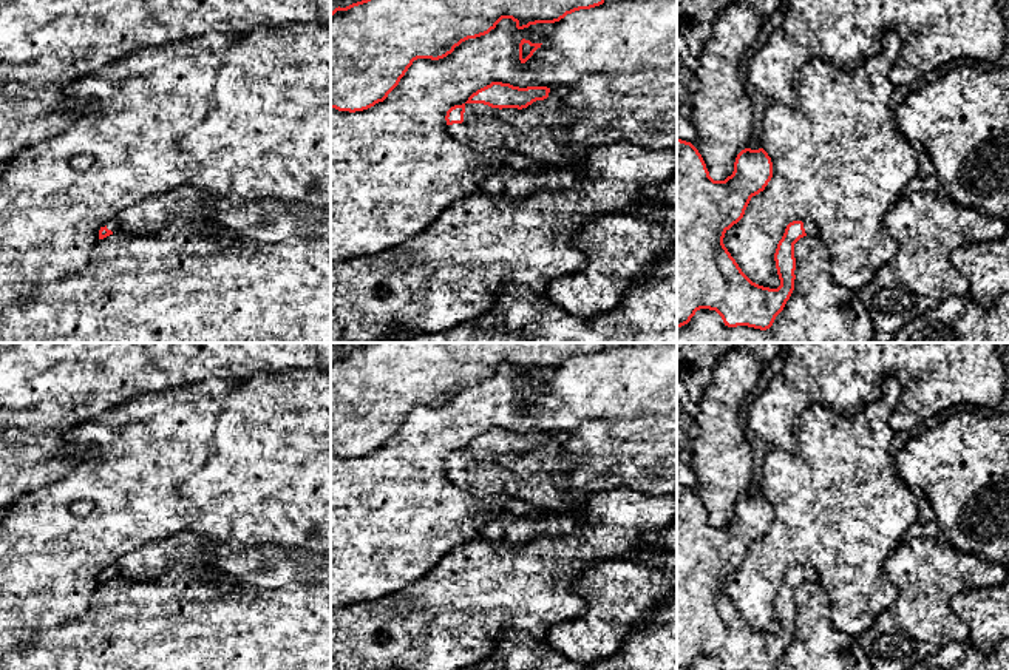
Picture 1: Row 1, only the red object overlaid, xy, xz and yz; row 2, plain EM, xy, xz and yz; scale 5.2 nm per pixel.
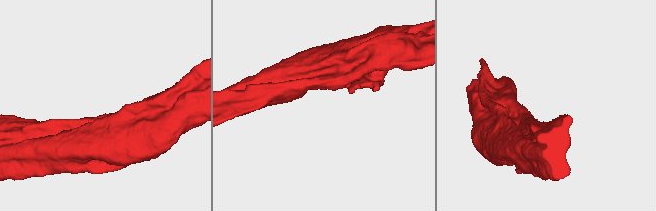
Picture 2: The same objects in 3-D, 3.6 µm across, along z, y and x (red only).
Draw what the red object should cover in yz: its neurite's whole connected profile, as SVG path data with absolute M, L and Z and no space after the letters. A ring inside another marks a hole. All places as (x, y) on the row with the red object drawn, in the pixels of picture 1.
M677 137L677 327L691 321L700 309L715 310L725 326L748 326L766 330L783 310L794 290L794 244L803 236L814 236L817 227L793 221L777 244L774 261L780 286L769 289L753 283L739 267L723 244L725 233L737 224L753 196L765 190L773 178L773 162L763 148L742 150L734 171L725 181L714 181L698 150Z

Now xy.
M182 185L170 193L145 198L125 208L116 219L99 230L99 239L114 232L141 236L164 228L172 218L198 218L204 201L201 191L192 185Z

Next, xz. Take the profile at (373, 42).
M362 0L331 12L331 108L363 111L383 102L417 59L439 60L468 39L488 34L502 19L511 19L518 29L536 23L555 23L579 9L603 5L604 0Z

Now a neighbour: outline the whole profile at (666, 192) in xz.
M677 173L666 182L660 185L651 185L646 193L651 198L657 198L666 205L675 205L677 207Z

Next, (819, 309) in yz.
M819 236L800 238L794 258L794 290L769 329L728 327L715 310L700 309L688 324L677 327L677 343L873 343L878 335L867 307L856 292L834 281L830 252Z

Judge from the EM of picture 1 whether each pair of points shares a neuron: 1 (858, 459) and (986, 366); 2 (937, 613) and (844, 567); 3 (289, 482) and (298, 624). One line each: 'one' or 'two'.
1: two
2: two
3: two

